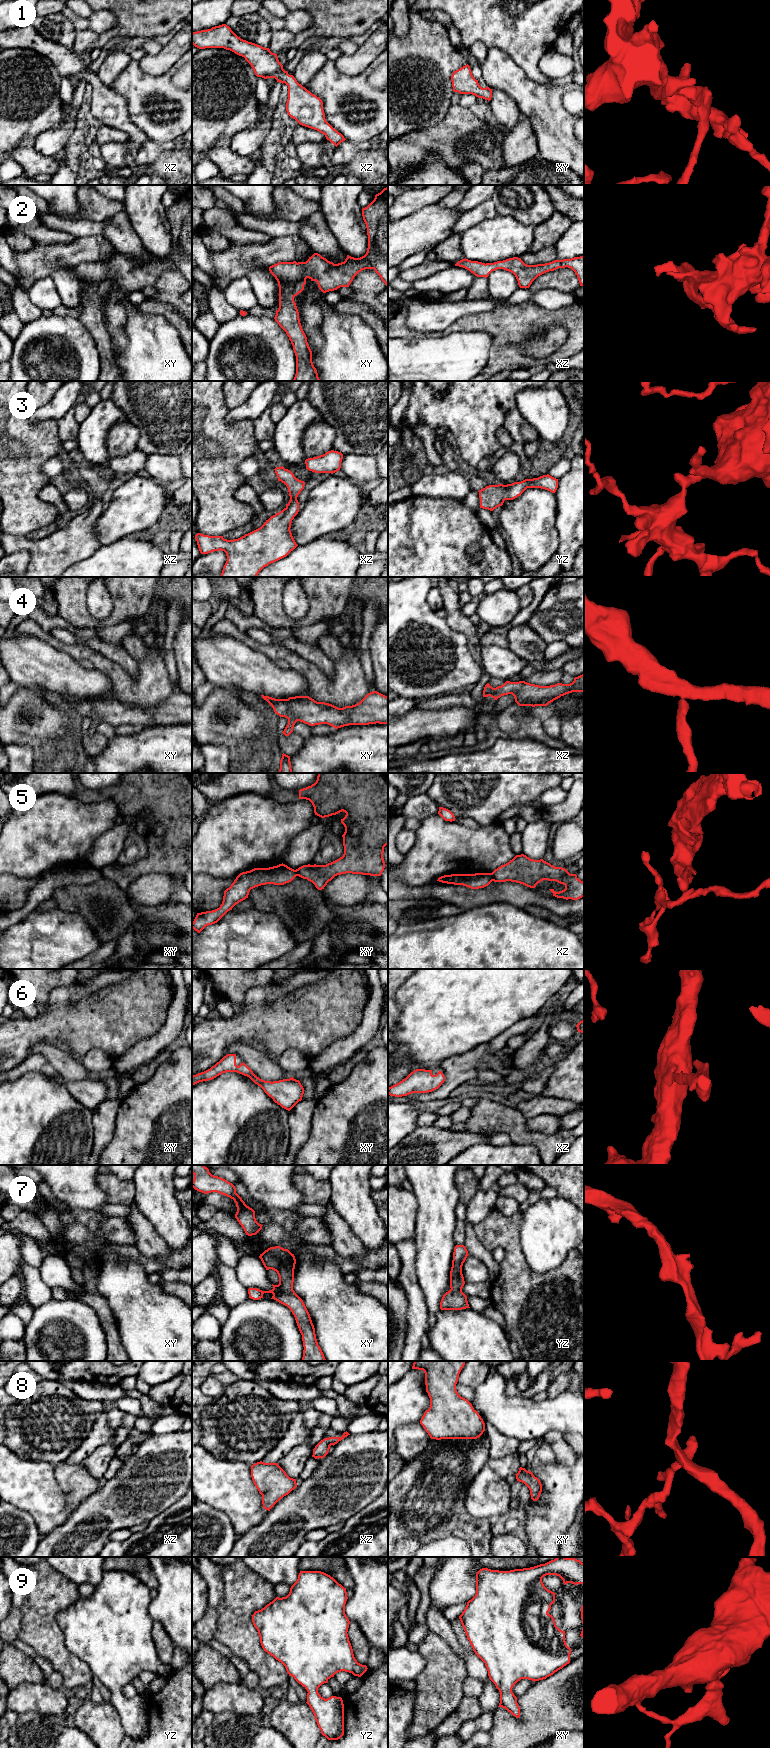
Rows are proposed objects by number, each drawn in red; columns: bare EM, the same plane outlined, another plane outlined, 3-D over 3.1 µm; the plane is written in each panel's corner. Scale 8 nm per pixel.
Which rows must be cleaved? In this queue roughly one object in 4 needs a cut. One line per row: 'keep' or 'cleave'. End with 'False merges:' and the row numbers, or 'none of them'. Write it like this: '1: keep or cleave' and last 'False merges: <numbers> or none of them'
1: keep
2: keep
3: keep
4: keep
5: cleave
6: keep
7: keep
8: keep
9: keep
False merges: 5

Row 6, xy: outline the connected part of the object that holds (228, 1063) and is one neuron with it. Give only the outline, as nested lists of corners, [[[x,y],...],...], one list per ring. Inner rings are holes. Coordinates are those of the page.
[[[227,1054],[210,1069],[193,1075],[192,1085],[212,1080],[226,1072],[237,1072],[249,1077],[255,1084],[260,1086],[275,1103],[288,1111],[302,1100],[304,1094],[304,1088],[300,1081],[293,1077],[273,1082],[265,1081],[257,1077],[244,1062],[237,1066],[236,1054]]]

